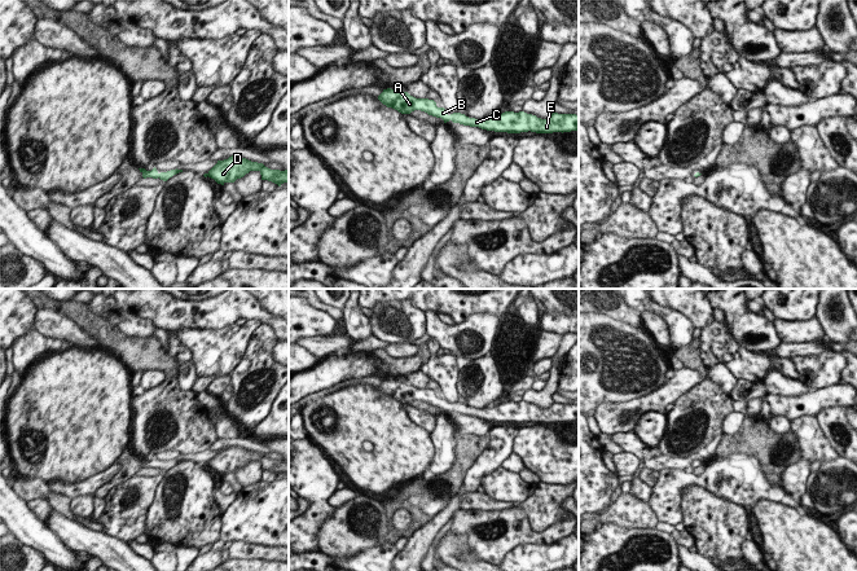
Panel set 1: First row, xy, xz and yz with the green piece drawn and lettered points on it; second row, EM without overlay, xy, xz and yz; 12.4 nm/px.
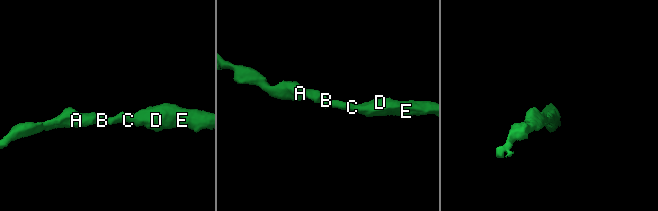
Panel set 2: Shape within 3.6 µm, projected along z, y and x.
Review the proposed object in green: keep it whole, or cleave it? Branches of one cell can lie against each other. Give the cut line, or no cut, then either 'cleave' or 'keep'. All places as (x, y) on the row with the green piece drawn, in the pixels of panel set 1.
no cut; keep

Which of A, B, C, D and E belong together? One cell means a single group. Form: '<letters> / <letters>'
A B C D E

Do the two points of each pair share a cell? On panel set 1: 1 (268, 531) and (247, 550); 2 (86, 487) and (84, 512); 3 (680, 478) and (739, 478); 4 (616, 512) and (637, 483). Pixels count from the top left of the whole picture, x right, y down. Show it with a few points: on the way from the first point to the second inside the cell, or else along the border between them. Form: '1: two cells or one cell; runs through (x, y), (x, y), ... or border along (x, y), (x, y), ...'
1: two cells; border along (232, 541), (275, 547)
2: two cells; border along (93, 493), (78, 495), (71, 500)
3: one cell; runs through (694, 478), (713, 477), (719, 471), (725, 474)
4: two cells; border along (629, 492), (647, 503)

